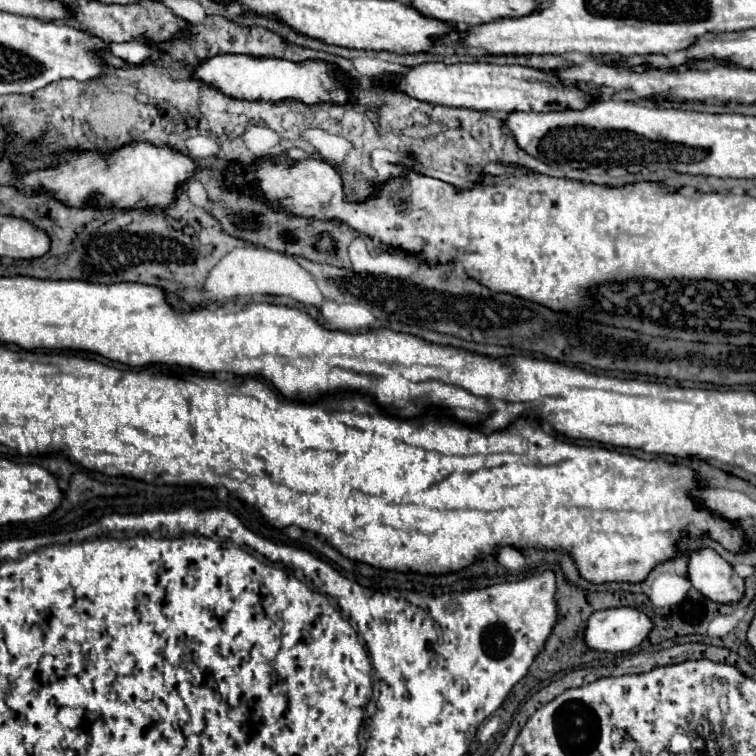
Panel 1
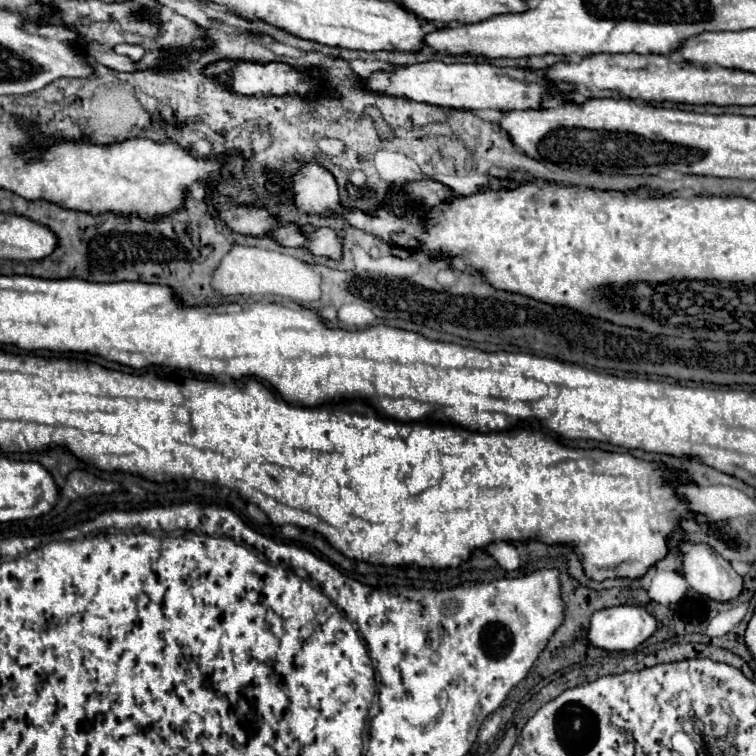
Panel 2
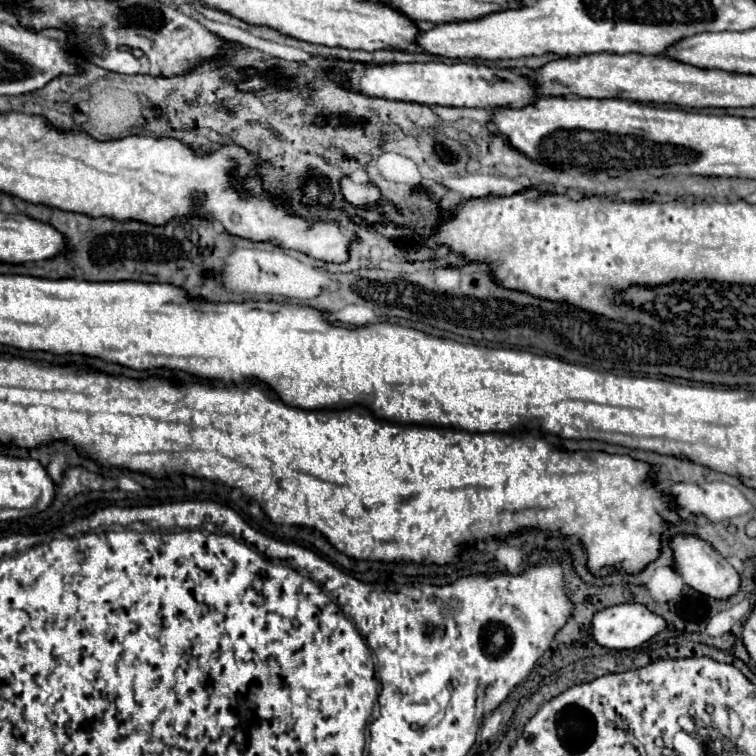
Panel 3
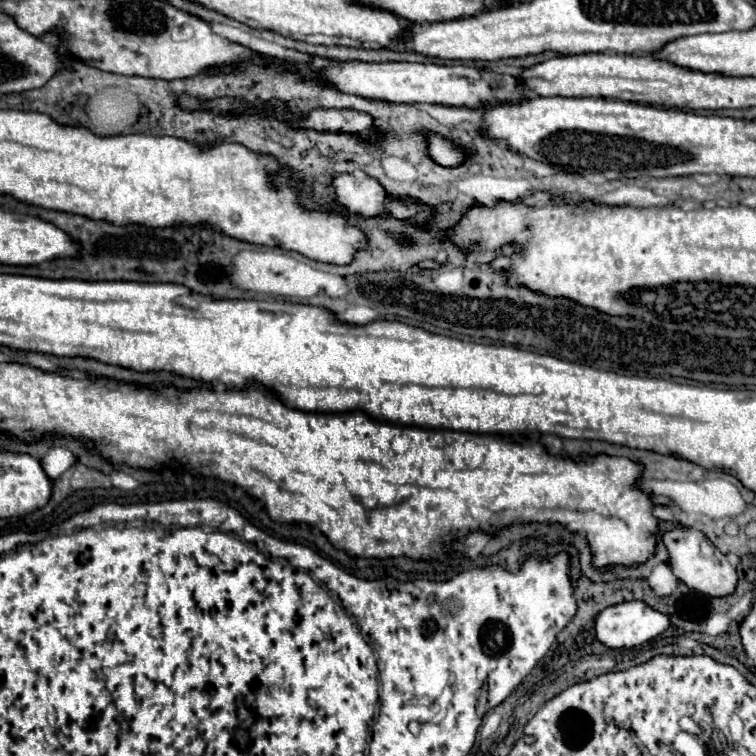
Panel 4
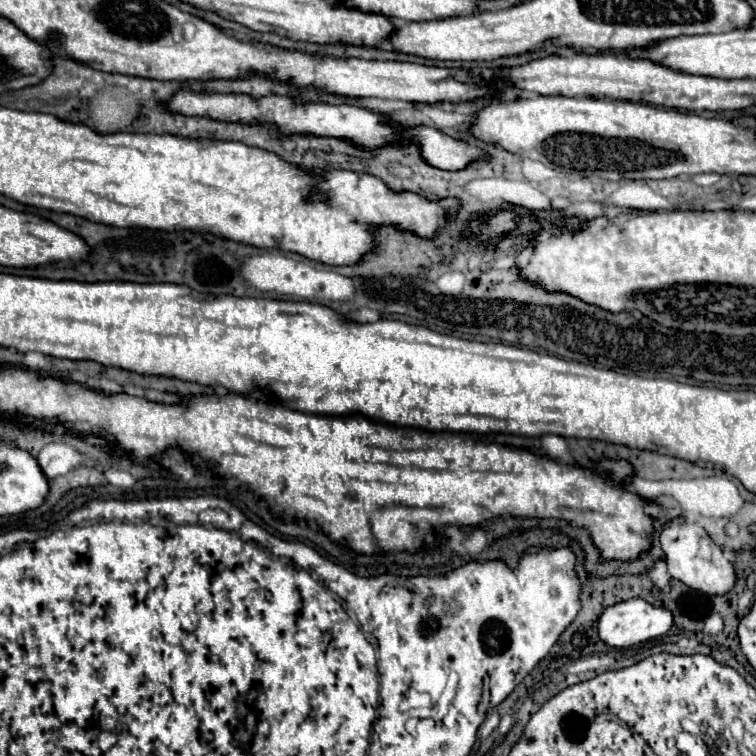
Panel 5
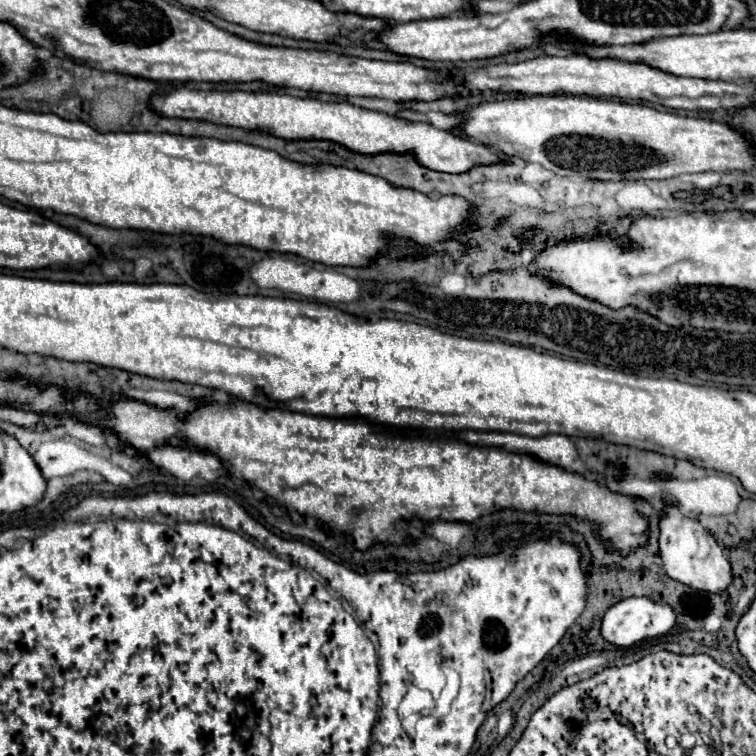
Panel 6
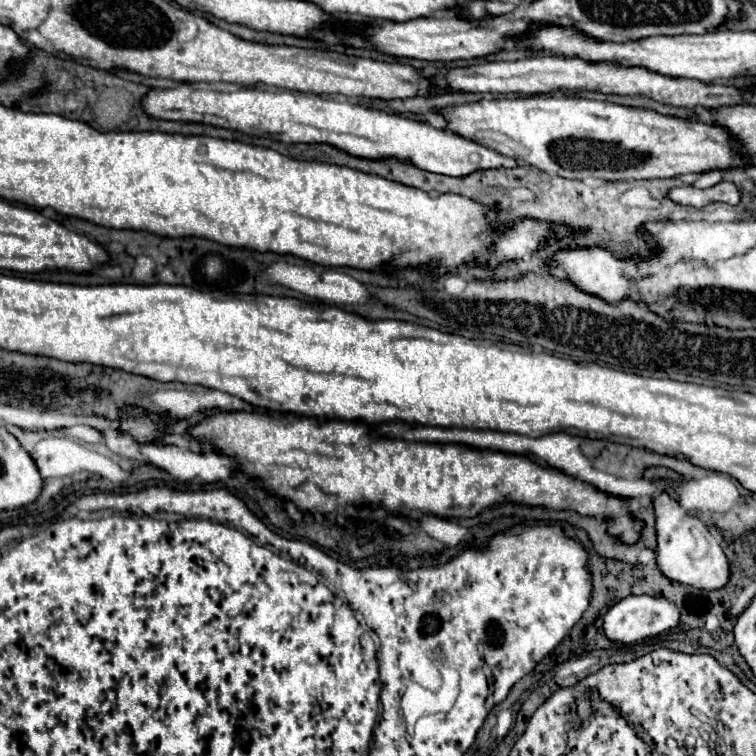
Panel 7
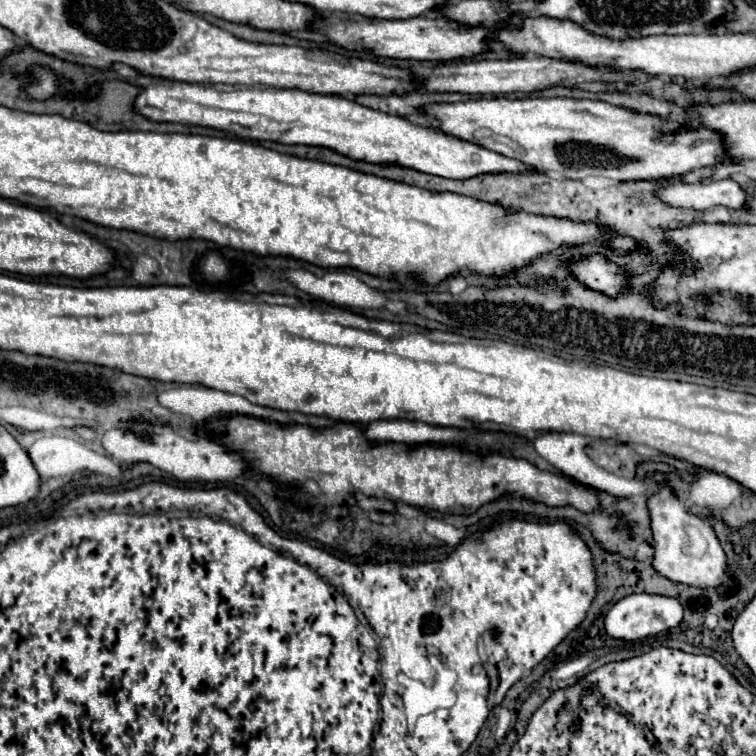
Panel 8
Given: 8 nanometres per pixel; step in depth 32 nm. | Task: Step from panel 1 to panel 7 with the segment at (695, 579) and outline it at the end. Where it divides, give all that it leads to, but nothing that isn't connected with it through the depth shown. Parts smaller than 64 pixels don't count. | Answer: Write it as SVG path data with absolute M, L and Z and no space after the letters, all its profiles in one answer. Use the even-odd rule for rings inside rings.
M660 494L654 500L654 510L656 510L656 536L658 536L656 556L662 574L666 574L670 580L700 590L724 588L730 580L730 566L712 528L704 526L698 518L688 516L680 508L680 504L672 500L668 494Z

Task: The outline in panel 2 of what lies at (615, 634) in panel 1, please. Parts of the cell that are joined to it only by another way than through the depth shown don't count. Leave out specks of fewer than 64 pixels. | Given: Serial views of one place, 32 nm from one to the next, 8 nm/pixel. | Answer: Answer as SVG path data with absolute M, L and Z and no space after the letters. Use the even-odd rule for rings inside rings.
M614 606L592 614L588 640L592 646L622 652L642 644L654 630L658 620L640 606Z

